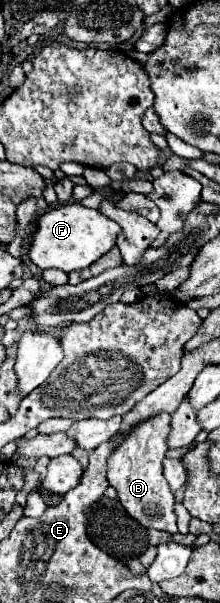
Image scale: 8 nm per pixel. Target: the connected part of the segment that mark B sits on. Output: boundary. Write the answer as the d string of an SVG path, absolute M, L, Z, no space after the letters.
M160 412L160 416L152 416L136 426L132 426L130 432L120 434L120 438L112 438L114 450L108 458L108 482L118 490L118 500L122 502L124 510L138 520L144 528L156 528L156 530L166 530L166 532L178 532L176 528L176 514L174 514L174 494L170 492L170 486L162 474L162 460L166 456L166 436L170 432L170 414Z

